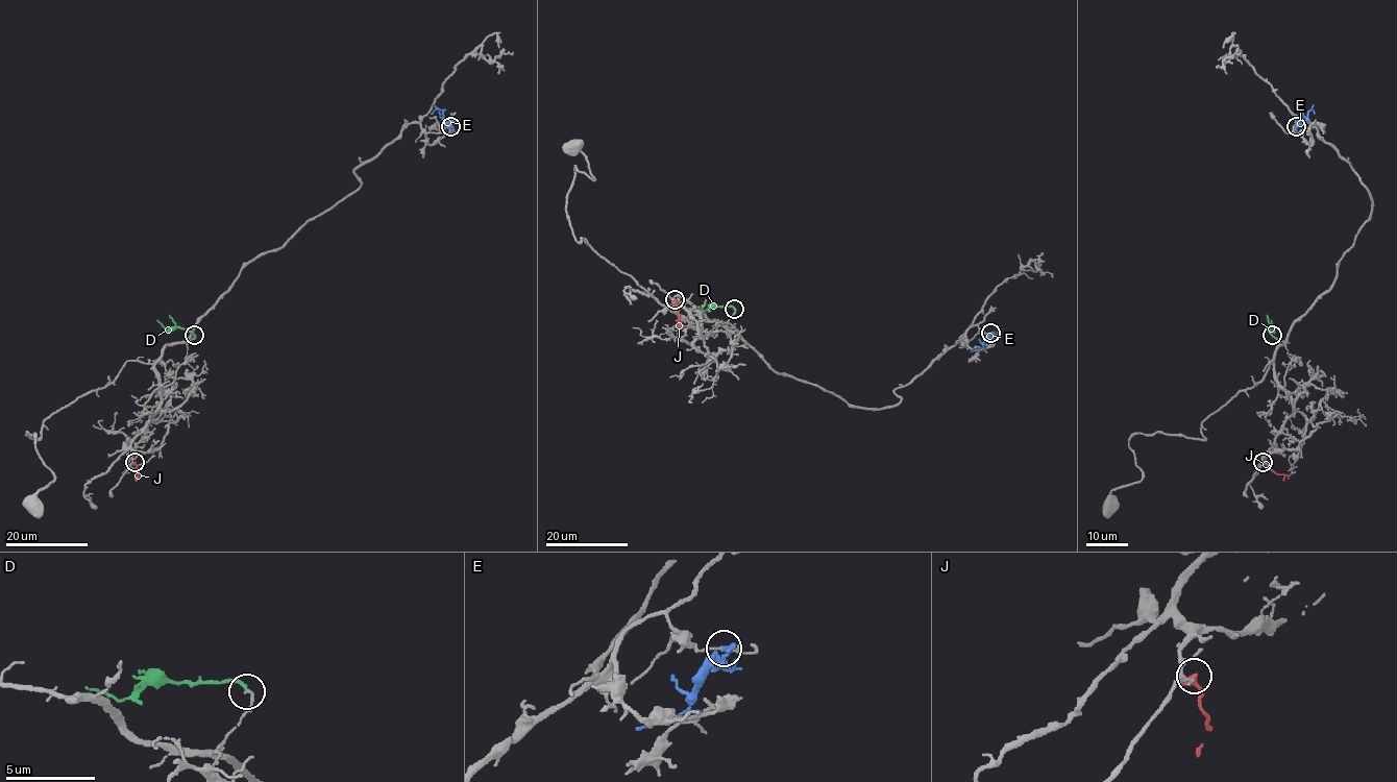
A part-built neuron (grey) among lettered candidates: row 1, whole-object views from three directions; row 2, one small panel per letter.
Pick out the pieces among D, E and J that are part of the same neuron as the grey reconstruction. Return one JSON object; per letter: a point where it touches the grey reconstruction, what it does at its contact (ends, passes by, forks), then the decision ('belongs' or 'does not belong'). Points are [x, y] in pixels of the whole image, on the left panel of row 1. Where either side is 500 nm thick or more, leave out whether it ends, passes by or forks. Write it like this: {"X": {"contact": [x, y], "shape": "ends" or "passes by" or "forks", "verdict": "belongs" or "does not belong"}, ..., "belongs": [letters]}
{"D": {"contact": [194, 335], "shape": "ends", "verdict": "does not belong"}, "E": {"contact": [450, 126], "shape": "passes by", "verdict": "does not belong"}, "J": {"contact": [135, 462], "shape": "passes by", "verdict": "does not belong"}, "belongs": []}

